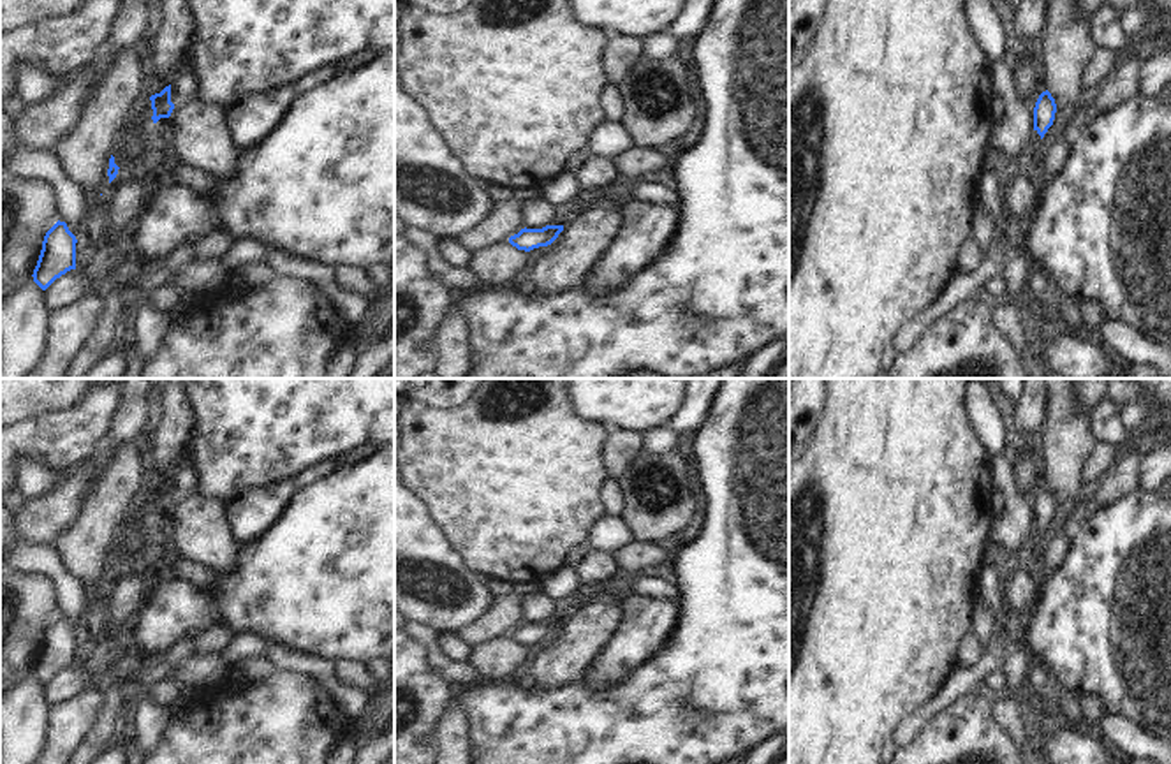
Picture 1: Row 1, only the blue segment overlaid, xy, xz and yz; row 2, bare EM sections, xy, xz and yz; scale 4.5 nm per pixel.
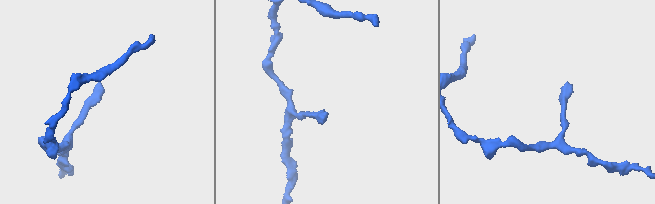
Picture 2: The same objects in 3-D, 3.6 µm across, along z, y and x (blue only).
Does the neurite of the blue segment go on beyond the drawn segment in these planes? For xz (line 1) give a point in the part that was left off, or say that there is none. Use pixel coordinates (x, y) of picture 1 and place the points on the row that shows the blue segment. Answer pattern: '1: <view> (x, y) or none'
1: none

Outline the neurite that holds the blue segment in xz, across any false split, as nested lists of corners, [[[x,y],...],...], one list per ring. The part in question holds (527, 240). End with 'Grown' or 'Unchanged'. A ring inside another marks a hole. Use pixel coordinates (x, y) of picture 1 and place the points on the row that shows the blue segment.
[[[546,225],[542,229],[521,229],[518,234],[509,238],[509,243],[518,250],[530,252],[539,246],[551,245],[558,234],[563,231],[563,225]]]. Unchanged

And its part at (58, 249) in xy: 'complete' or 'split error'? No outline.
complete

